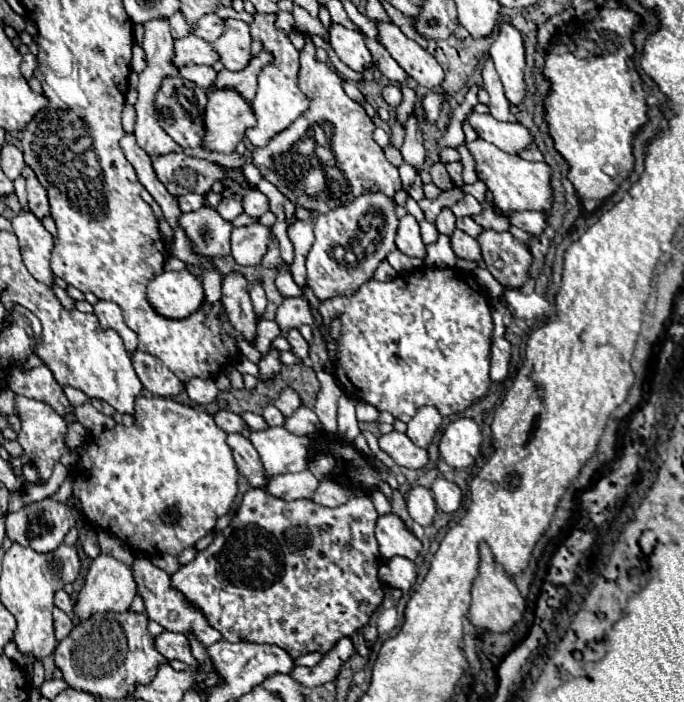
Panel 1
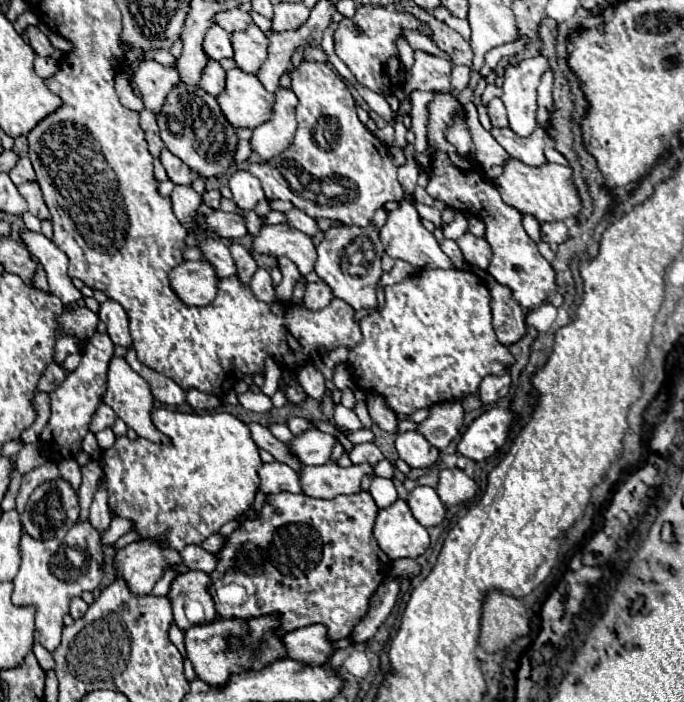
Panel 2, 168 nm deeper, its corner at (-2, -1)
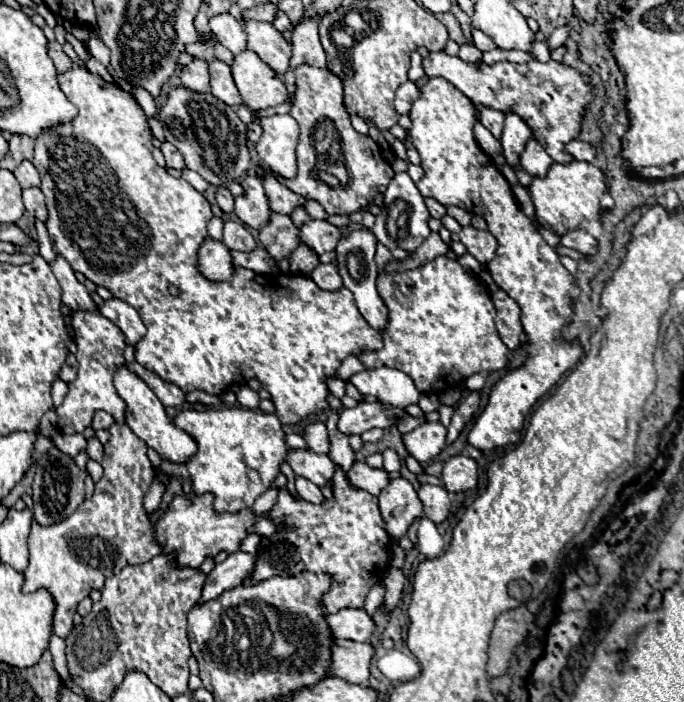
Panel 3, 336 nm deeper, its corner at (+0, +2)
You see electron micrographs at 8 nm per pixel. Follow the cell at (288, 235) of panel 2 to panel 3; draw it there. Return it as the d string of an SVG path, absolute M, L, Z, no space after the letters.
M310 220L300 228L300 240L308 244L316 254L334 250L340 238L342 238L340 228L330 224L328 220Z

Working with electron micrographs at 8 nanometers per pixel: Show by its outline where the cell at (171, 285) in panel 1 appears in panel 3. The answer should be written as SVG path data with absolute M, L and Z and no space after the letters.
M206 238L198 250L198 268L208 280L230 280L234 274L230 248L222 240Z

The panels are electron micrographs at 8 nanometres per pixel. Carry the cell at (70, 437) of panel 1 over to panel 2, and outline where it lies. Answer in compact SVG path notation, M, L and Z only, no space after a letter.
M100 403L94 417L92 417L92 421L90 421L89 429L92 433L98 433L104 427L110 427L114 421L116 421L116 413L106 403Z

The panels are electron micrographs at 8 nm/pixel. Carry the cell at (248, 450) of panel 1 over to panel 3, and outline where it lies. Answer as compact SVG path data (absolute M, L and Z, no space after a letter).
M298 476L296 478L296 490L306 502L312 502L312 504L322 504L324 502L324 496L322 496L320 488L316 484L312 484L308 478Z

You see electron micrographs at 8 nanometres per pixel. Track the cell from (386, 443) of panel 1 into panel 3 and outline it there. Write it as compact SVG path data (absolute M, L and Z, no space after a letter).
M426 422L414 428L412 432L404 434L404 444L408 452L420 464L424 464L440 454L440 450L446 446L444 438L446 438L446 428L440 422Z

